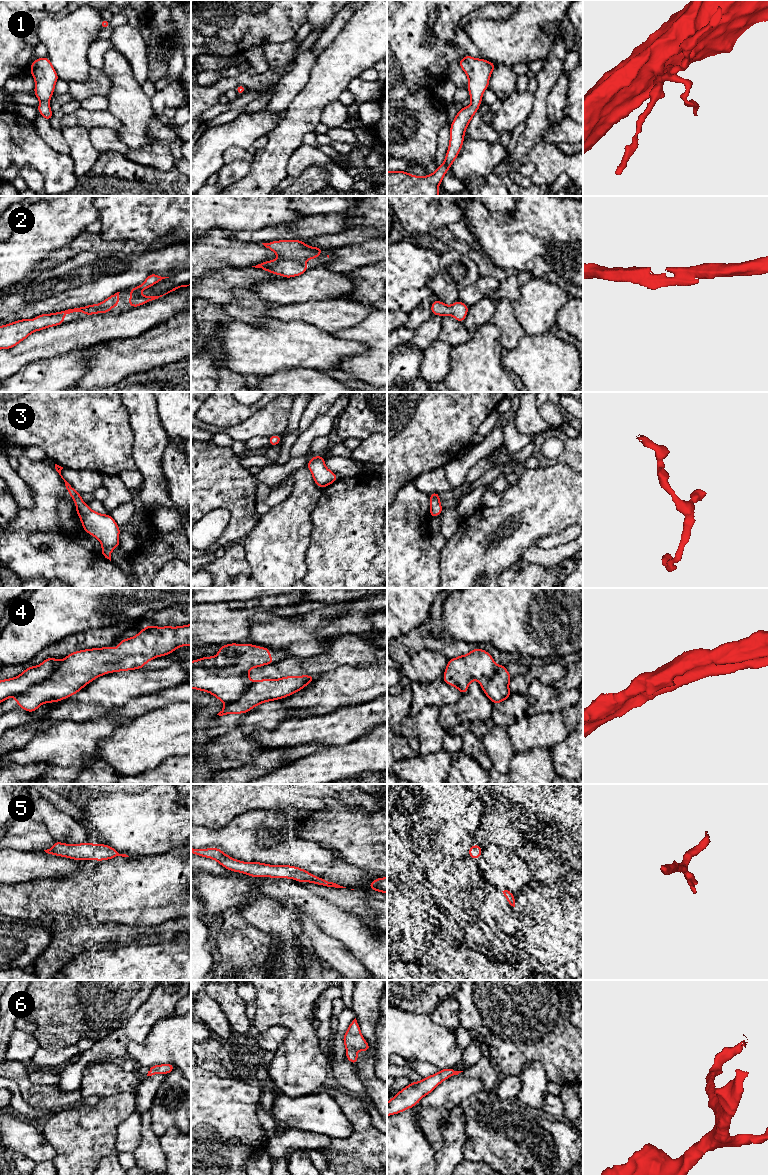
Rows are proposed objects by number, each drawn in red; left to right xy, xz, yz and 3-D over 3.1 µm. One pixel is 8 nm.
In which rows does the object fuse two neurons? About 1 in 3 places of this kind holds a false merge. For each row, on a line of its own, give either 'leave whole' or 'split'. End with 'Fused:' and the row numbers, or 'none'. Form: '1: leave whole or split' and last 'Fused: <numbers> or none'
1: leave whole
2: leave whole
3: leave whole
4: split
5: leave whole
6: leave whole
Fused: 4

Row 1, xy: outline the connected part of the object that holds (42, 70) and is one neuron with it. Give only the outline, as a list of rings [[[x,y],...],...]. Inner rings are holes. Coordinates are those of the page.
[[[48,57],[34,60],[30,73],[35,79],[34,95],[41,101],[37,110],[49,122],[53,115],[49,100],[53,96],[55,84],[59,79],[58,74]]]

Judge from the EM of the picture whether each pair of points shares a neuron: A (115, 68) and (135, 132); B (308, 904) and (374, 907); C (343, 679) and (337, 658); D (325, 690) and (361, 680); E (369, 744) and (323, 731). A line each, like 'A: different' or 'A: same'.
A: same
B: different
C: different
D: same
E: different

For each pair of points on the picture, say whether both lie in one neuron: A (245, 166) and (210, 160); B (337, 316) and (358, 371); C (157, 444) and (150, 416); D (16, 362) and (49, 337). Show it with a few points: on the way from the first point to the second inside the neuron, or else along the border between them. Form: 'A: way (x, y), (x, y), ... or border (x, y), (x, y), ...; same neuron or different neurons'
A: border (224, 164), (217, 172); different neurons
B: border (364, 320), (351, 327), (335, 331), (332, 334); different neurons
C: way (150, 437), (150, 423); same neuron
D: way (24, 354), (34, 345), (41, 344); same neuron

